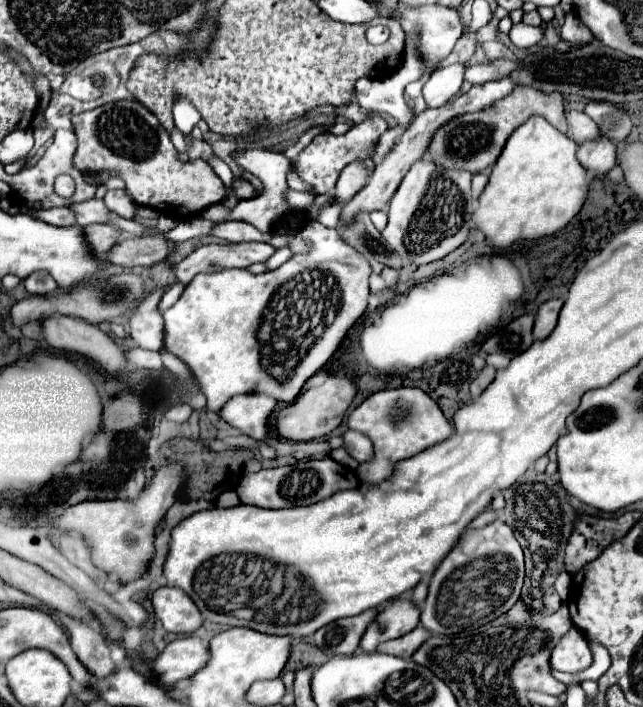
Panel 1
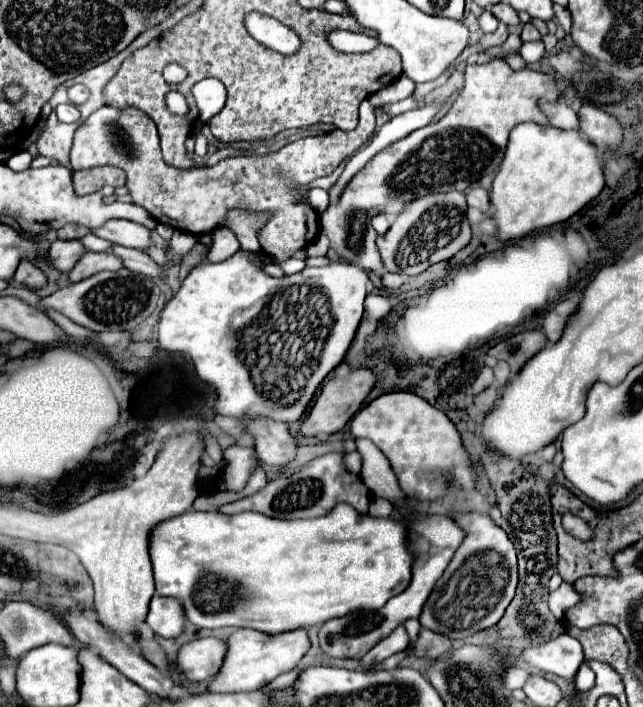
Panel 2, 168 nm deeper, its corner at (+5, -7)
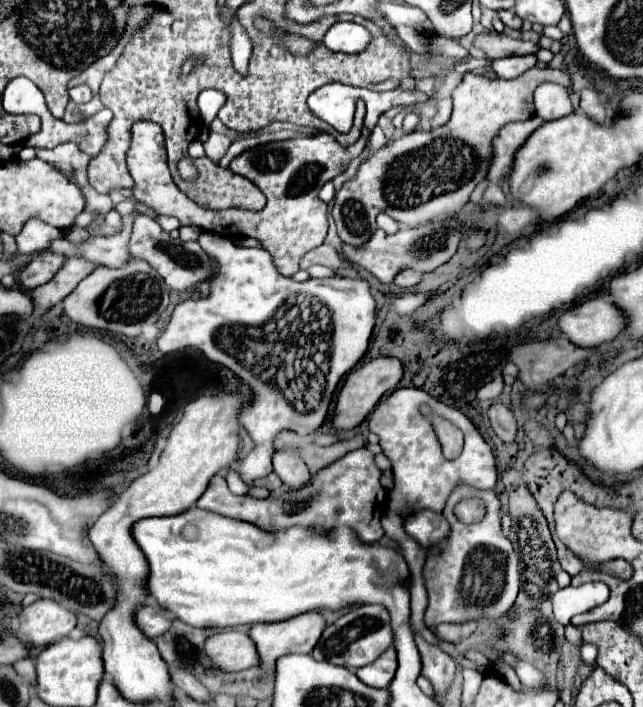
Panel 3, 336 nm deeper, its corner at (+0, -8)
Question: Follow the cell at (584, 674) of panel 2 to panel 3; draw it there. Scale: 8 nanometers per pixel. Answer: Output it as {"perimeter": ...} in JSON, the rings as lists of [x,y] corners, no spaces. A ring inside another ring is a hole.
{"perimeter":[[[589,643],[582,644],[580,652],[582,652],[582,660],[584,660],[584,664],[588,664],[588,666],[594,666],[594,664],[596,664],[598,649],[595,645]]]}

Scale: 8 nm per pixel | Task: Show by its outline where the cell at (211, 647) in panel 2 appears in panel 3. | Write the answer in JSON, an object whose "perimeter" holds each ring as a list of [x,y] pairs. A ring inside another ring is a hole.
{"perimeter":[[[228,630],[206,640],[206,654],[220,670],[246,670],[260,664],[258,650],[246,632]]]}

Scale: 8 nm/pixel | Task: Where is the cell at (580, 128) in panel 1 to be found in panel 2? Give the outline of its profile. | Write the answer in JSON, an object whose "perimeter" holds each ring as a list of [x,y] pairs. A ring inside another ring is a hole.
{"perimeter":[[[541,103],[543,113],[547,115],[549,123],[557,129],[579,129],[579,117],[577,113],[567,107],[565,103]]]}

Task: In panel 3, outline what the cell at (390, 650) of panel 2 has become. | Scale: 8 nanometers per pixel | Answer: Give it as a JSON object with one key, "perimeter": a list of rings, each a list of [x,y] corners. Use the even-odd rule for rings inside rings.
{"perimeter":[[[392,646],[378,660],[374,660],[368,666],[362,666],[356,672],[356,676],[366,686],[374,686],[374,688],[388,688],[394,674],[396,674],[396,650]]]}

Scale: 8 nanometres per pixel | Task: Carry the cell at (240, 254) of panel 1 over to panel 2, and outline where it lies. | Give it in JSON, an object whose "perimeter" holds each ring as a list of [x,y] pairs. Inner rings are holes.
{"perimeter":[[[115,245],[111,249],[115,255],[119,255],[125,263],[127,269],[131,269],[133,273],[141,273],[141,275],[147,275],[147,277],[153,277],[153,279],[163,279],[165,277],[165,267],[163,265],[157,265],[147,253],[143,251],[135,251],[135,249],[127,249],[127,247],[121,247],[121,245]]]}

